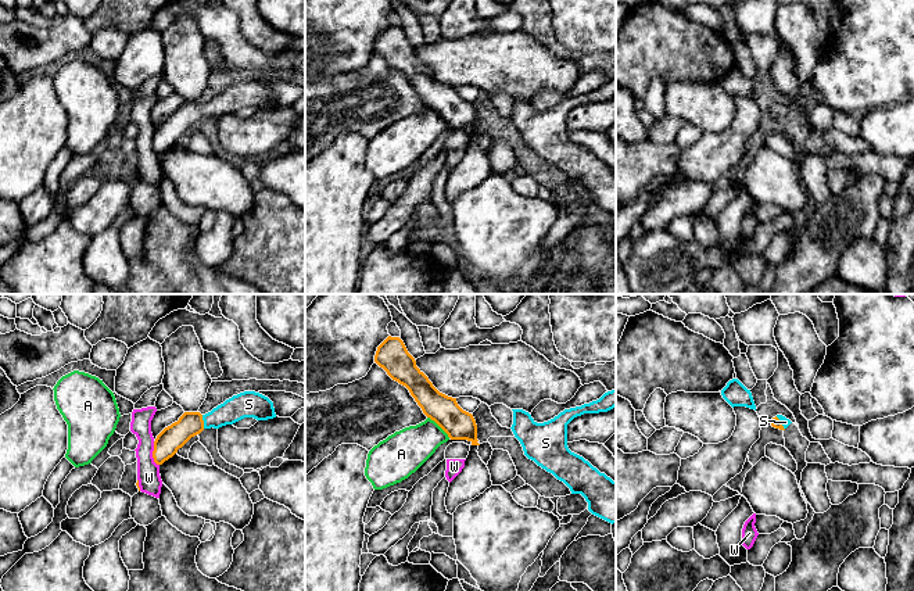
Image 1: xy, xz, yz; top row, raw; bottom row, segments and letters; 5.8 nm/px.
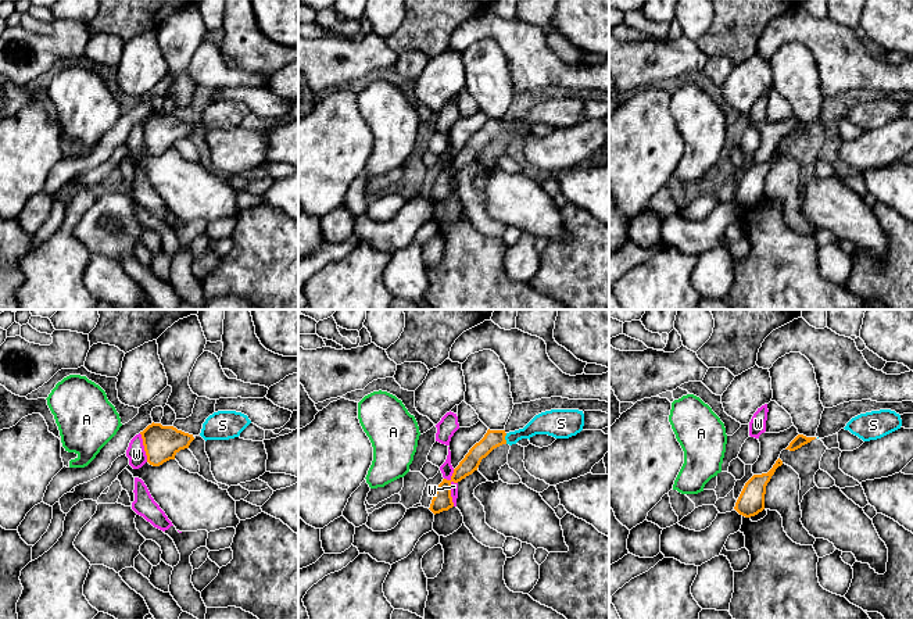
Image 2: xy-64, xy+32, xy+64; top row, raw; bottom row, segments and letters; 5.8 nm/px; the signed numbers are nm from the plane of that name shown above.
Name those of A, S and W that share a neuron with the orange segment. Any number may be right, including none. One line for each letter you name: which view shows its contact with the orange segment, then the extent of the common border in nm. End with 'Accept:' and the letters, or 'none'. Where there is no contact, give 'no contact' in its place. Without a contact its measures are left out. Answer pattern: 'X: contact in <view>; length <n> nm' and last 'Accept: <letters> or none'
S: contact in xy; length 80 nm
Accept: S

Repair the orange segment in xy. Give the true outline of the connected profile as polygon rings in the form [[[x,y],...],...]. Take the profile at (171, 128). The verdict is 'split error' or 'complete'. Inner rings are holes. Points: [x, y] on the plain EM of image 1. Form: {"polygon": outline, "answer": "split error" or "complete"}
{"polygon": [[[244,80],[226,89],[205,104],[184,101],[178,111],[165,117],[157,125],[153,140],[154,151],[162,154],[204,118],[219,118],[244,107],[254,107],[257,110],[276,107],[273,92],[259,82]]], "answer": "split error"}

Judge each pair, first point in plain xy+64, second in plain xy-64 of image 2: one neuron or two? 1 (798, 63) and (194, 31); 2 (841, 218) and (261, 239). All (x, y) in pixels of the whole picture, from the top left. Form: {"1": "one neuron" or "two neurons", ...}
{"1": "one neuron", "2": "two neurons"}

